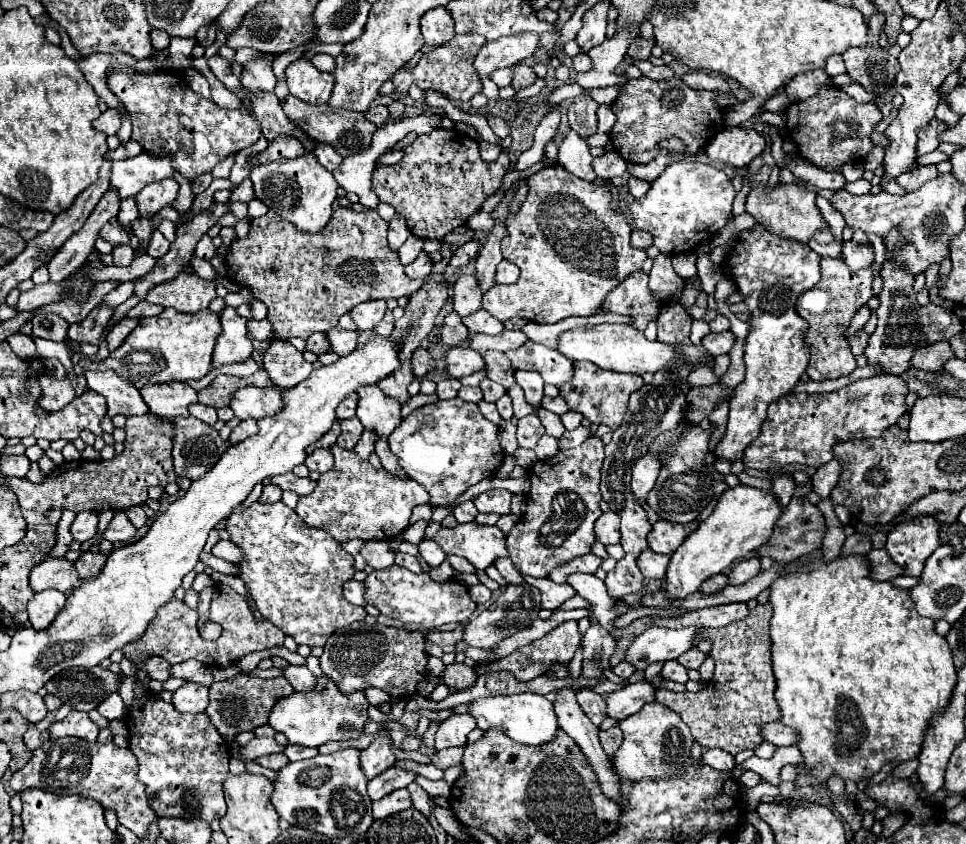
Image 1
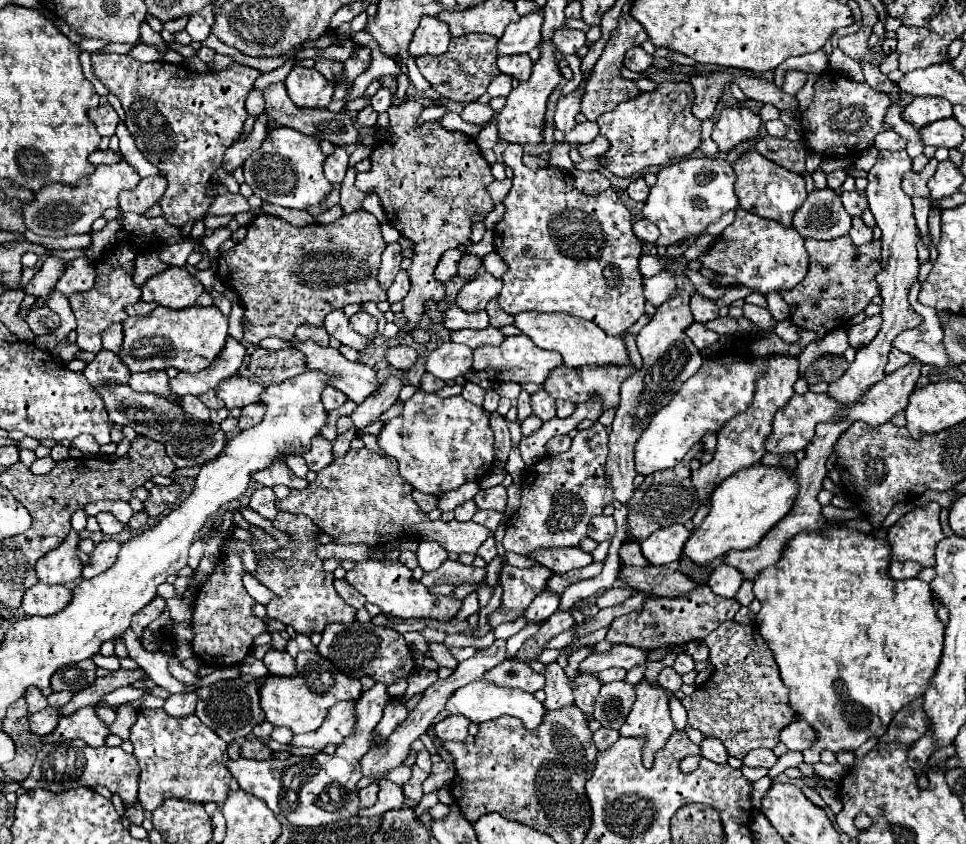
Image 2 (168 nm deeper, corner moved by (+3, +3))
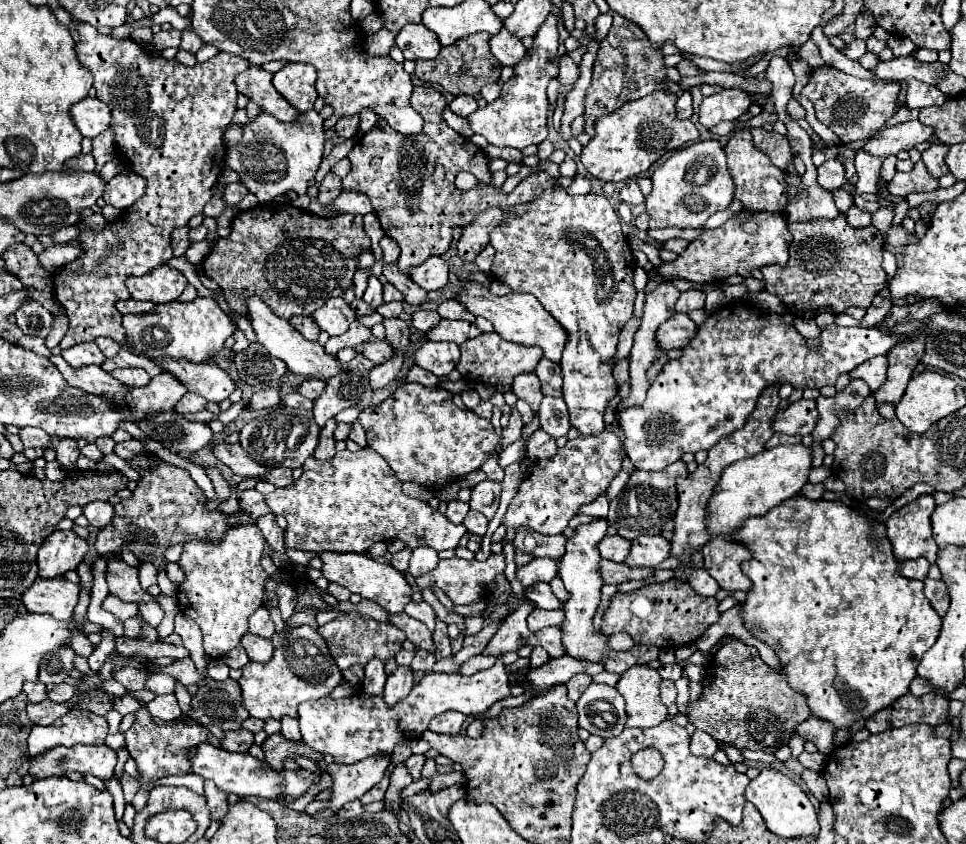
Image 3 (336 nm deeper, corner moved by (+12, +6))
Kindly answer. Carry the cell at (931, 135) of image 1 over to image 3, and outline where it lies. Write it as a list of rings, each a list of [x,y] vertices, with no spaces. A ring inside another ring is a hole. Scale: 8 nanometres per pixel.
[[[907,80],[909,88],[907,88],[907,108],[927,108],[927,106],[941,106],[947,102],[947,96],[929,84],[919,84],[919,80]]]

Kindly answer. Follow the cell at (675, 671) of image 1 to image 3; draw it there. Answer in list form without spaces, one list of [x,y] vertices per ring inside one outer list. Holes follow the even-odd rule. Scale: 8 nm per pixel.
[[[661,680],[661,700],[665,702],[665,706],[671,706],[675,702],[677,690],[675,684],[671,680]]]

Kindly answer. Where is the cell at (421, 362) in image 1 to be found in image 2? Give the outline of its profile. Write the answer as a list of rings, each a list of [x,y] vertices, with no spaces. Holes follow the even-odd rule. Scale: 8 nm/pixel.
[[[398,345],[398,347],[390,347],[386,351],[386,361],[394,367],[394,369],[400,369],[400,371],[406,371],[410,369],[414,363],[416,363],[416,351],[408,345]]]

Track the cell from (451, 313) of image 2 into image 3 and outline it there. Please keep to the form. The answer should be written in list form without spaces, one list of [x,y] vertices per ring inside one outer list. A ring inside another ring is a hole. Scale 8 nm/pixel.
[[[419,310],[413,314],[411,322],[419,332],[429,332],[431,328],[435,328],[435,324],[439,324],[441,316],[439,312],[427,312],[427,310]]]

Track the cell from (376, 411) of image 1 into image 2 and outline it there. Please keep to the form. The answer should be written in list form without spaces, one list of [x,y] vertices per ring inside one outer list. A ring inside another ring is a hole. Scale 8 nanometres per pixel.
[[[292,339],[292,347],[304,353],[306,369],[322,371],[324,375],[328,375],[328,385],[336,387],[356,403],[362,403],[380,387],[380,383],[376,381],[376,373],[368,365],[348,361],[338,349],[320,347],[312,339]]]

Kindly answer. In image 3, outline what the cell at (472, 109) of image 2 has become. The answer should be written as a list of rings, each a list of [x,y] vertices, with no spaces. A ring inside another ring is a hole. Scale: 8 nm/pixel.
[[[457,96],[457,98],[453,98],[449,108],[457,116],[469,116],[469,114],[473,114],[477,110],[477,100],[473,96]]]

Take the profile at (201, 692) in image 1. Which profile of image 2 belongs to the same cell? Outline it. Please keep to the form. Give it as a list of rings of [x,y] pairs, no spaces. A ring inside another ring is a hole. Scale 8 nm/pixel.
[[[182,693],[170,695],[162,707],[172,717],[188,717],[196,709],[196,693]]]

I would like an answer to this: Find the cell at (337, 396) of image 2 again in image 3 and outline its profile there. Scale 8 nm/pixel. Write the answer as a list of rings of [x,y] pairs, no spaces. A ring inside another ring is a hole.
[[[305,380],[305,382],[299,386],[299,392],[301,392],[303,396],[307,396],[309,400],[315,400],[315,398],[321,396],[323,388],[325,388],[325,384],[319,382],[319,380]]]

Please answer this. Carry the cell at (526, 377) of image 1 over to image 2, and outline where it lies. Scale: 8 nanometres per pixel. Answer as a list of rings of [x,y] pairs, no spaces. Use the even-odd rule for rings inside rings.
[[[526,391],[520,393],[516,407],[518,407],[518,423],[522,423],[526,417],[532,415],[532,409],[530,409],[530,395],[528,395]]]

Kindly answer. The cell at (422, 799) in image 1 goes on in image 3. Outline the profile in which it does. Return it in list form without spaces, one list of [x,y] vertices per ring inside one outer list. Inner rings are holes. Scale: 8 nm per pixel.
[[[413,754],[413,756],[409,756],[409,758],[403,762],[403,764],[405,764],[405,768],[407,768],[407,772],[411,774],[411,778],[413,778],[413,780],[419,780],[419,778],[421,778],[423,762],[425,762],[425,756],[423,756],[423,754],[421,754],[421,756]]]

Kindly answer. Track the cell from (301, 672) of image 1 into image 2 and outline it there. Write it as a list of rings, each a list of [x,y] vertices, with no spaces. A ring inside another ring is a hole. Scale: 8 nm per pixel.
[[[270,649],[262,663],[268,667],[268,671],[272,675],[282,675],[282,677],[292,677],[296,675],[296,667],[294,667],[294,659],[286,653],[286,651],[278,651],[278,649]]]

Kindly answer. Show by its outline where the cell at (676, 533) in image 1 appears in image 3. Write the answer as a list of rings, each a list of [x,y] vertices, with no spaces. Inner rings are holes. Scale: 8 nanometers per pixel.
[[[639,536],[633,540],[631,552],[625,558],[625,564],[629,566],[649,566],[655,568],[663,560],[671,556],[671,542],[663,536]]]

